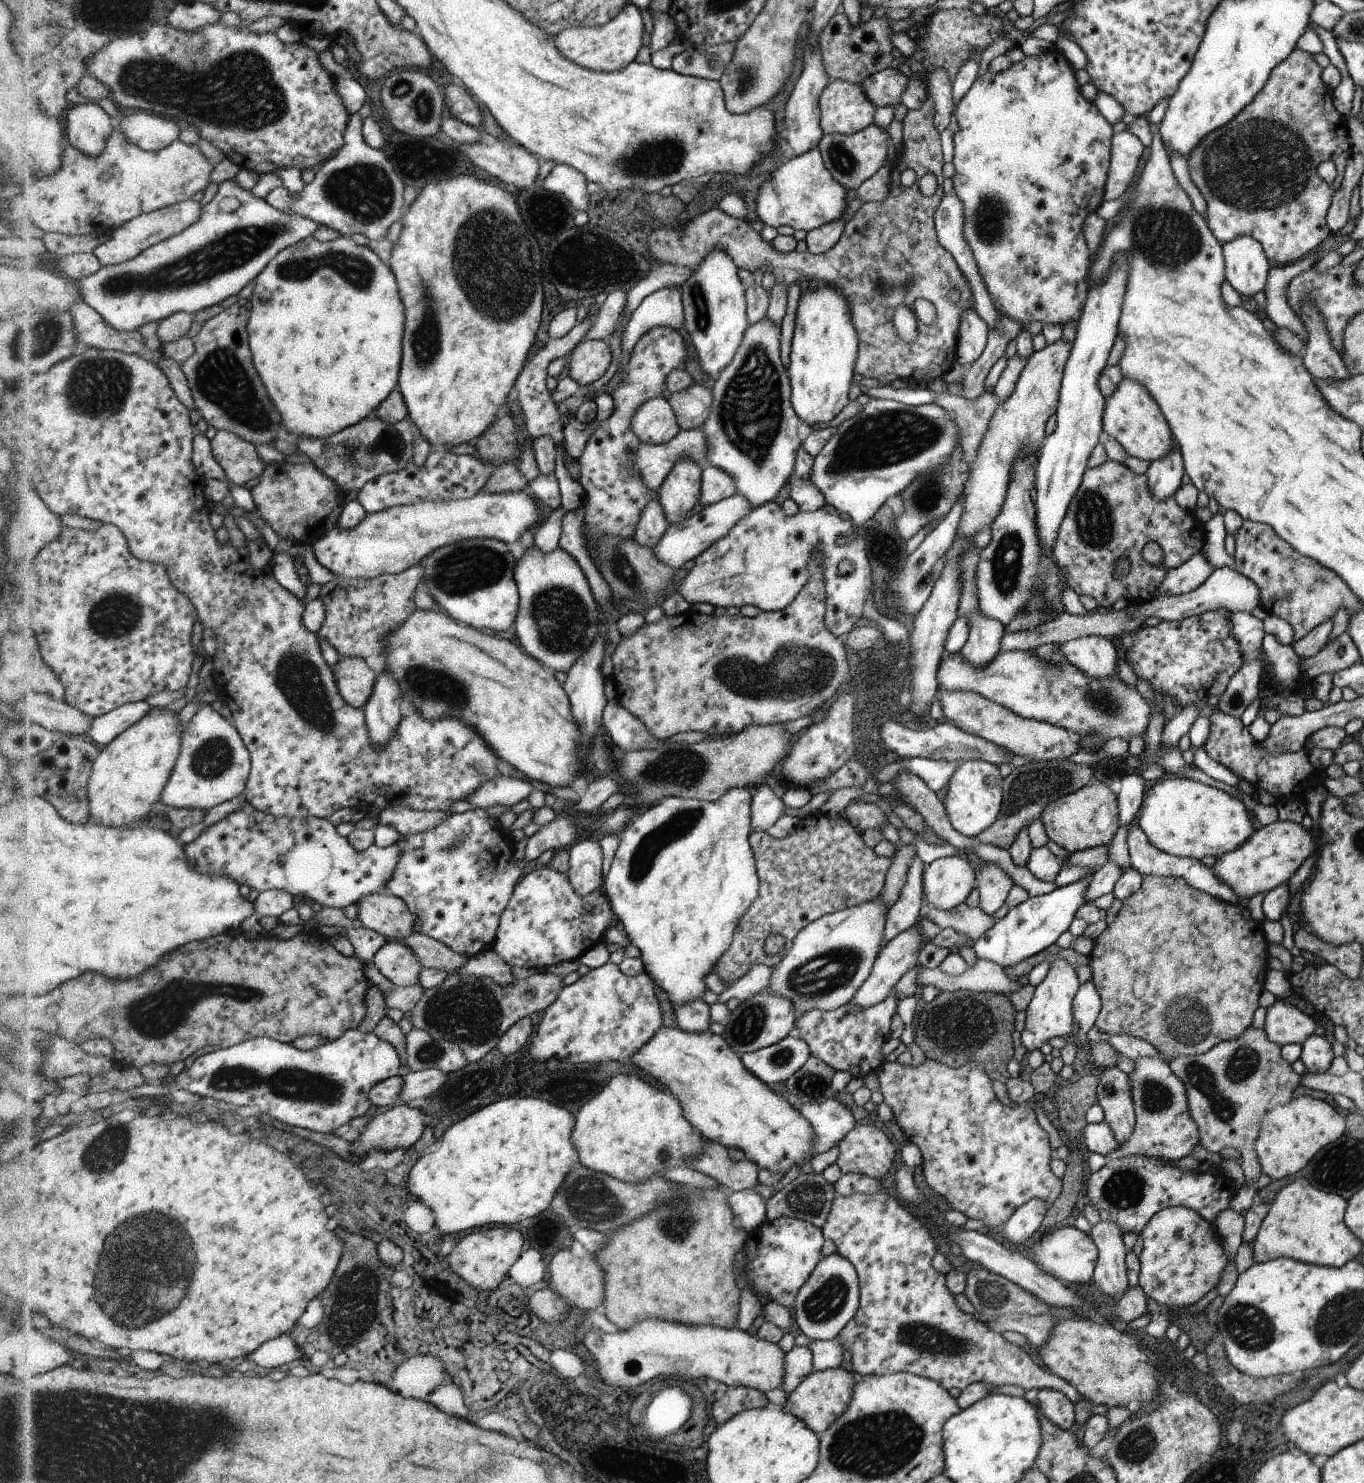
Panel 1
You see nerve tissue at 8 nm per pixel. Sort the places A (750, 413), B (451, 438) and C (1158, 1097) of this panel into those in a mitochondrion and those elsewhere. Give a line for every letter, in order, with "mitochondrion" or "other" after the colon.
A: mitochondrion
B: other
C: mitochondrion

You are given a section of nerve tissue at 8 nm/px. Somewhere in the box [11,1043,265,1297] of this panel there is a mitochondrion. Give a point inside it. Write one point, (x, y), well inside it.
(100, 1156)

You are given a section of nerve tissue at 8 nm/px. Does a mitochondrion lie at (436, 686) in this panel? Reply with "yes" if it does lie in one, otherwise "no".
yes

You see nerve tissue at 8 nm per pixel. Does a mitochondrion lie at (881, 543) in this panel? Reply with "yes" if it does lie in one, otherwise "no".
no

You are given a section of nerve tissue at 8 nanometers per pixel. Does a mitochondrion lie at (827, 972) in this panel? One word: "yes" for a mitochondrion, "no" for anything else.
yes

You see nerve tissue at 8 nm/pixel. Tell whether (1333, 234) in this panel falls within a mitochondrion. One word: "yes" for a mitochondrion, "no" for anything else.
no

